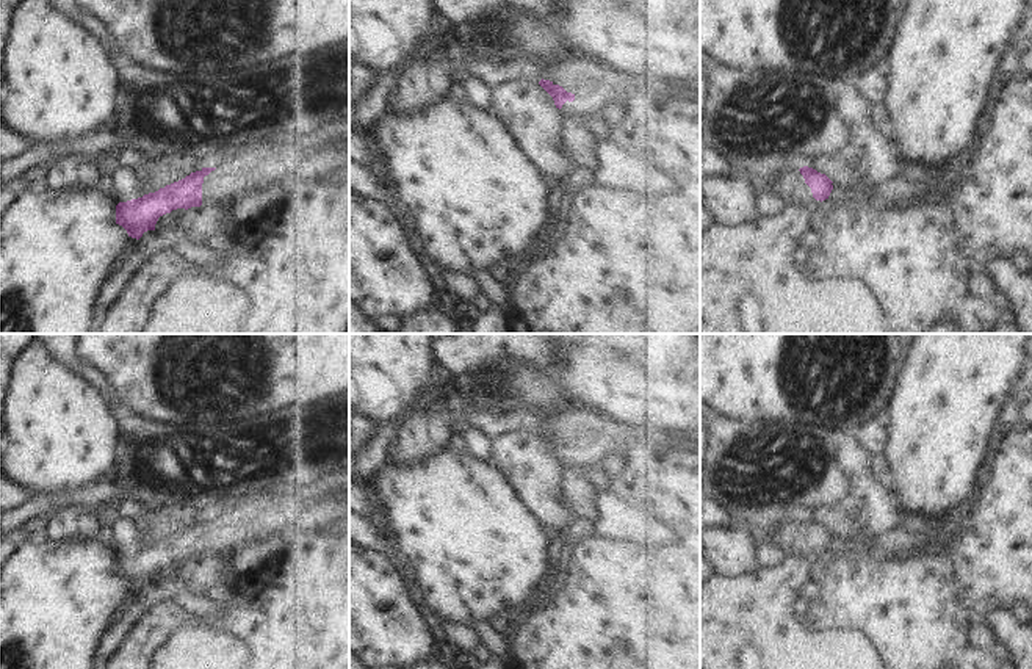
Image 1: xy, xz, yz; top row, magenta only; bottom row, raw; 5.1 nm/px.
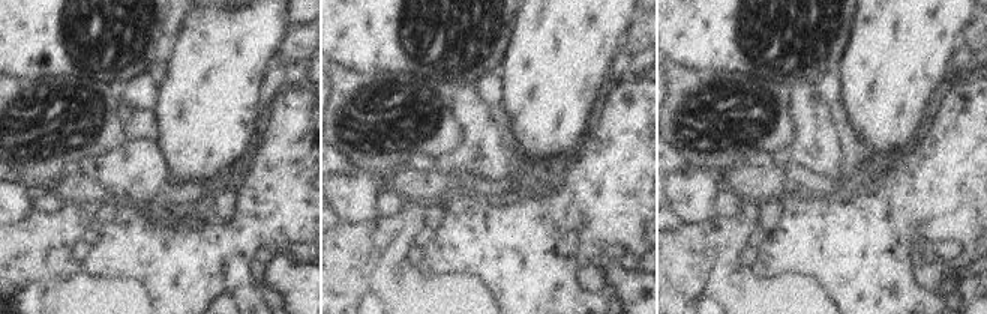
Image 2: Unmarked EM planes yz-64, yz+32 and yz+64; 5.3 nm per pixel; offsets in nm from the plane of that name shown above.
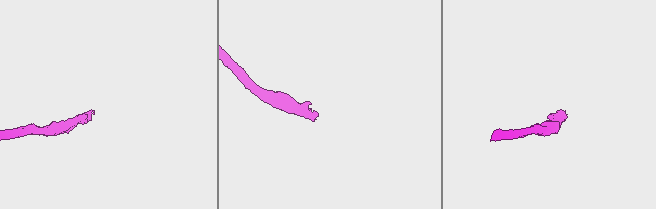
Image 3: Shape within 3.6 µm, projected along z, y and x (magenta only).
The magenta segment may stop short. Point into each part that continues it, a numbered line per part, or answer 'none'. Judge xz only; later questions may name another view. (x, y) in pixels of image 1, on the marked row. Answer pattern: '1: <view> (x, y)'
1: xz (588, 75)

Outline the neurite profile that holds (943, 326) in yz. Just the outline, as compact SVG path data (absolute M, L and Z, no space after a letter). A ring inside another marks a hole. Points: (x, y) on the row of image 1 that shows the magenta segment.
M943 318L932 324L926 334L966 334L955 321Z

